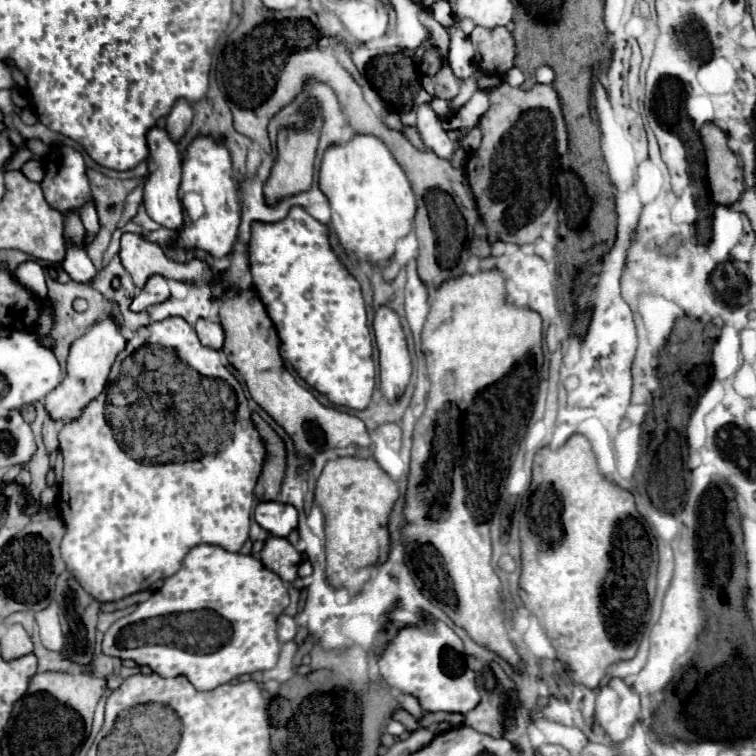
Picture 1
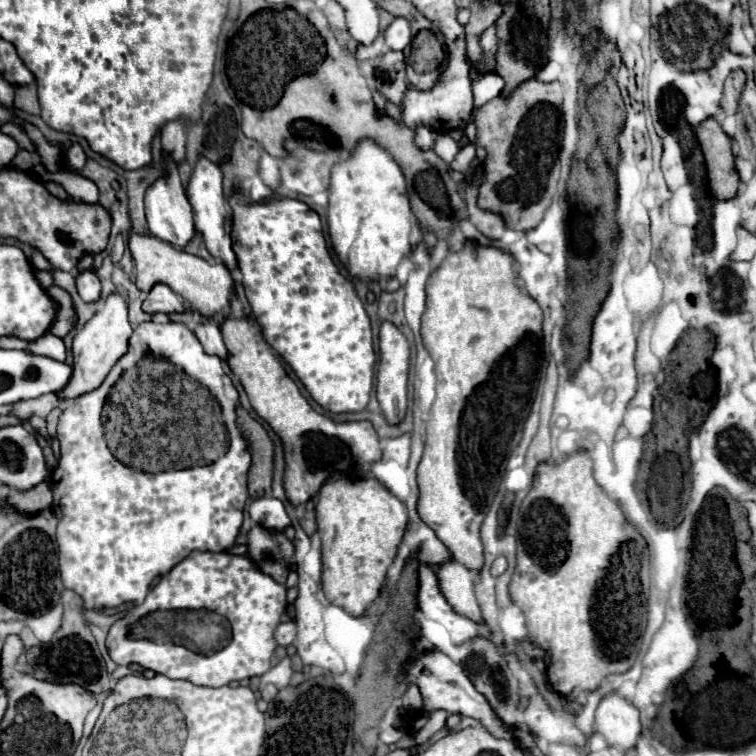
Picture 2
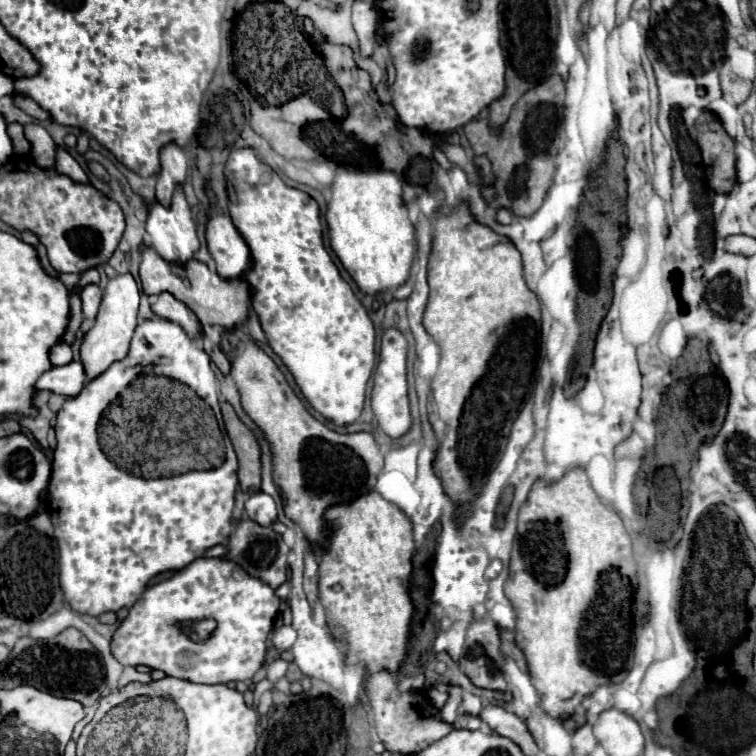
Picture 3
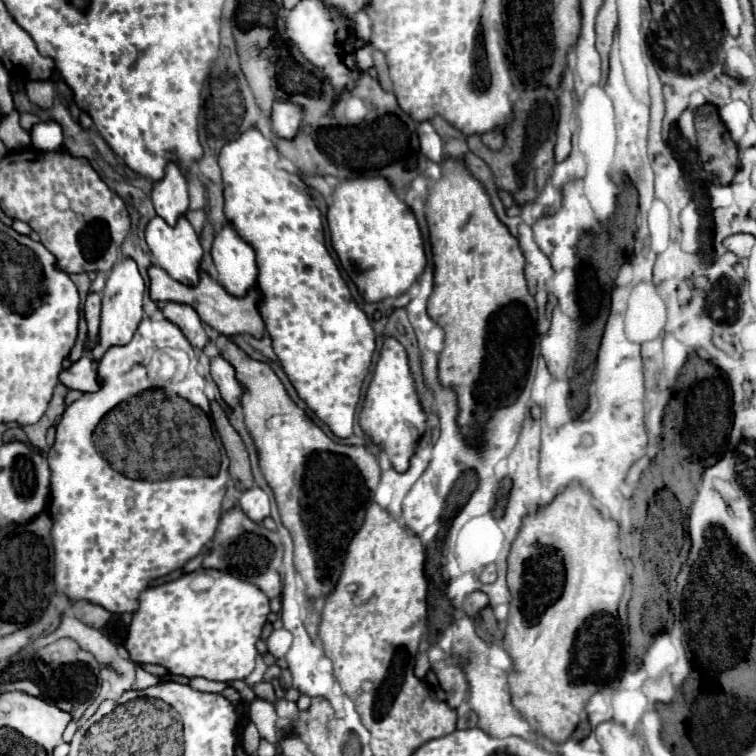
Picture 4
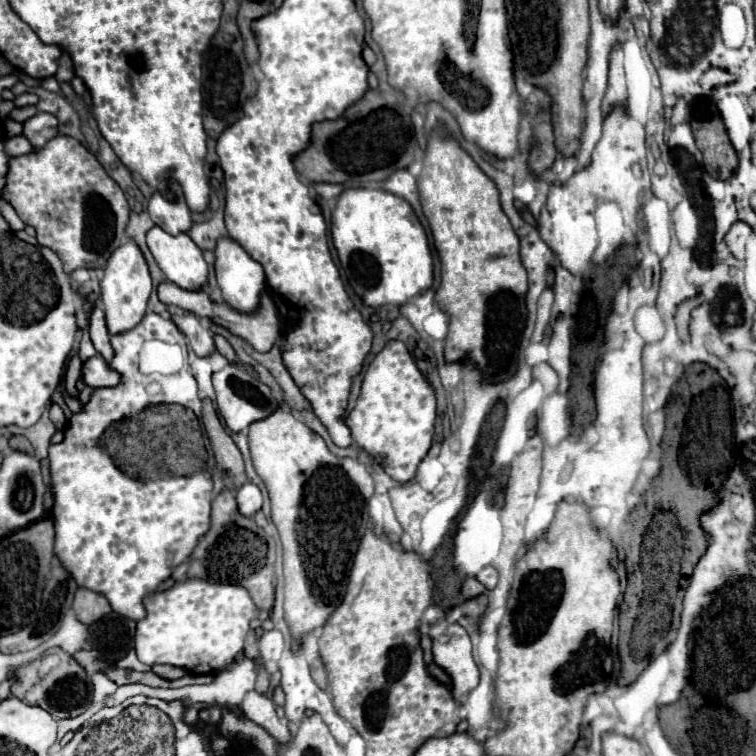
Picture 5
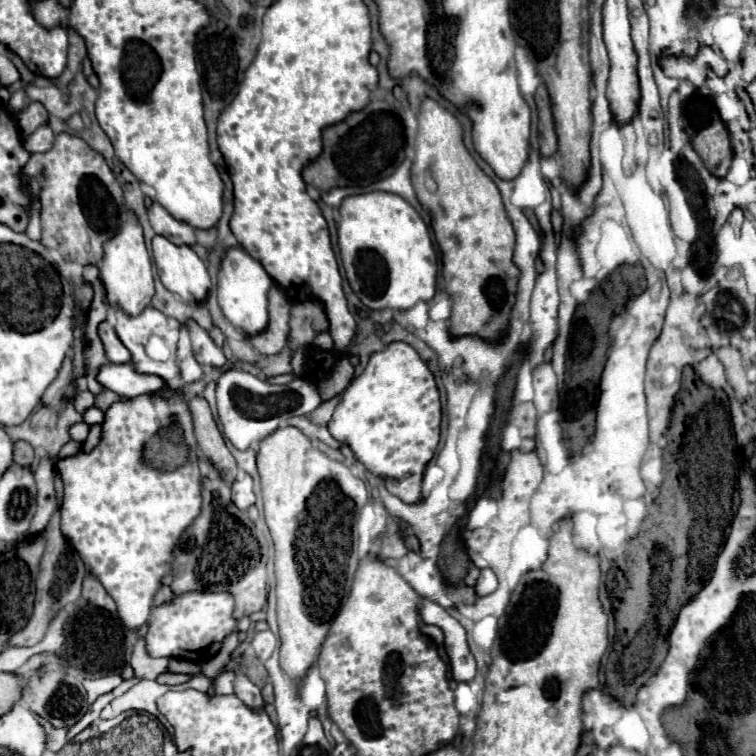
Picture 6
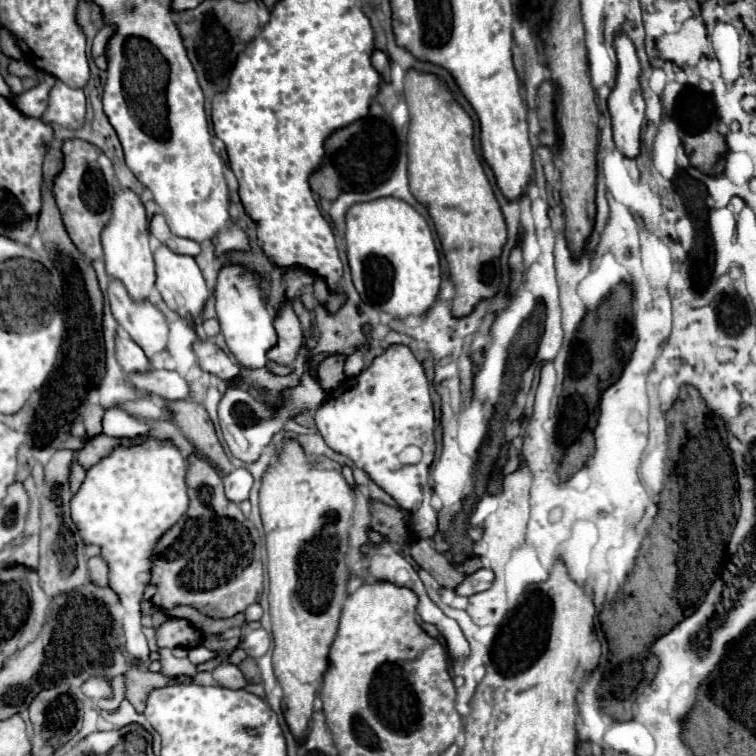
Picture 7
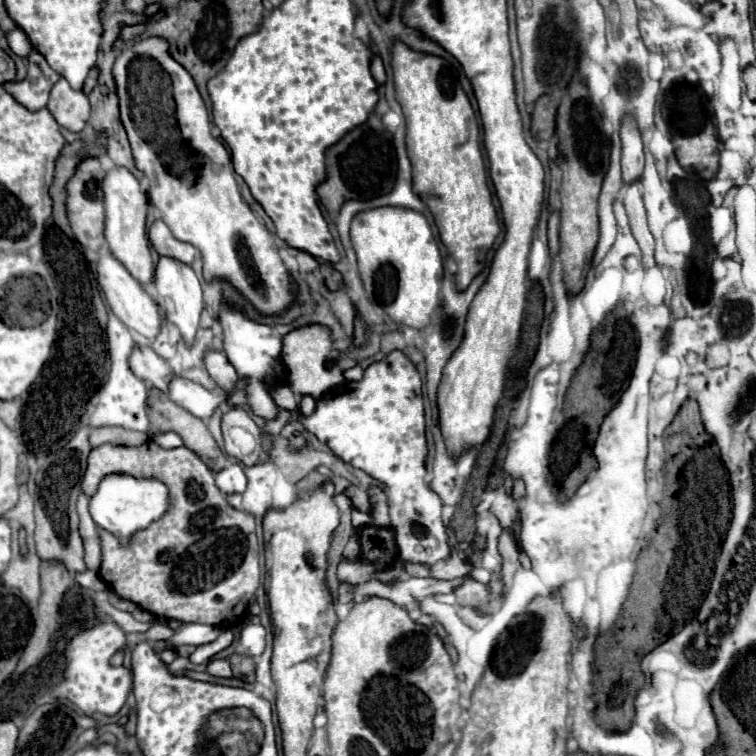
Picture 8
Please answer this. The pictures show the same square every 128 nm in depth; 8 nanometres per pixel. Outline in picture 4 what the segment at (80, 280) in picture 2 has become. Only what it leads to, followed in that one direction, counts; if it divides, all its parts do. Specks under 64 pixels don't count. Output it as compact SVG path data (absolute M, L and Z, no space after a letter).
M88 294L84 304L84 316L88 322L90 340L98 342L98 332L100 332L100 296L98 294Z

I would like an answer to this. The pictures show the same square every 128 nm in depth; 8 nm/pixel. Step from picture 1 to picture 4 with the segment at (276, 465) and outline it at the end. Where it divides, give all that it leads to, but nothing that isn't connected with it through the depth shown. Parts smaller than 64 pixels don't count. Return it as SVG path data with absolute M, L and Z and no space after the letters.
M212 402L210 404L212 408L212 420L214 420L214 426L216 426L216 432L220 434L222 438L222 444L224 444L224 450L230 458L230 478L242 488L242 490L248 490L252 486L252 472L250 472L250 460L248 460L248 452L242 444L242 438L238 436L238 432L230 426L224 410L220 408L218 402Z

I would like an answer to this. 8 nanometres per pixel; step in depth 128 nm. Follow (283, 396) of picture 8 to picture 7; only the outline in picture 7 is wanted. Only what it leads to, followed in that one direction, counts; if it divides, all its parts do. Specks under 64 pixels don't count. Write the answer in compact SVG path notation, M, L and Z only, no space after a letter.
M194 342L194 352L198 356L200 368L204 372L210 372L226 382L238 382L240 378L240 366L236 366L218 346L212 342Z

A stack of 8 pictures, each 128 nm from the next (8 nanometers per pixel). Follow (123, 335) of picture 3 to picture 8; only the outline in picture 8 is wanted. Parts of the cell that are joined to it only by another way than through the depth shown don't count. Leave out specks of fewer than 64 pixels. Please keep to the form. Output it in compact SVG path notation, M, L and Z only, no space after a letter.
M116 166L106 172L104 182L104 208L106 208L106 240L112 250L112 254L128 268L128 272L140 280L142 284L152 282L154 274L154 264L152 264L152 254L150 254L150 242L146 236L146 210L148 210L148 200L146 194L140 190L140 182L134 178L134 174L124 168Z

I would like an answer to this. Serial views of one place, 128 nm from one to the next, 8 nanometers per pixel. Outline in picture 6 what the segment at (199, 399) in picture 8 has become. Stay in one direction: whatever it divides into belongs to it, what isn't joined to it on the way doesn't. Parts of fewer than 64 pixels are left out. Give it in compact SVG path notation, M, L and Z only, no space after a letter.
M106 364L98 374L98 382L116 392L120 398L156 394L166 386L164 378L156 374L140 374L132 368L132 364Z

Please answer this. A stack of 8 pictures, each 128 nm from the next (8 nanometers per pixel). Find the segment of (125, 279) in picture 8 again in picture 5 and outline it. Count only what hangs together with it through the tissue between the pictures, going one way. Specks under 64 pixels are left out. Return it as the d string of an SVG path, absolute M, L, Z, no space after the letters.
M146 312L142 322L134 326L132 330L112 334L110 342L114 346L116 356L112 358L112 368L116 368L124 380L114 388L98 388L90 402L84 406L84 412L74 414L68 422L66 436L62 444L50 446L50 474L52 474L52 494L54 494L54 528L56 528L56 542L54 552L64 560L64 568L76 576L76 582L84 588L90 588L94 592L100 592L108 598L112 604L112 610L128 620L142 620L146 616L144 610L144 596L156 592L158 584L164 582L172 568L182 564L196 546L196 540L208 530L210 520L210 504L212 504L212 473L215 468L214 456L210 454L207 468L202 472L196 472L192 476L174 476L173 478L158 478L156 480L128 478L122 474L114 462L110 462L110 456L102 450L100 438L106 428L116 422L116 418L138 418L146 408L156 404L180 404L184 408L190 408L196 418L200 419L202 400L198 396L198 386L194 376L188 372L188 368L182 368L180 372L172 376L164 374L142 374L138 370L138 354L144 344L144 340L158 338L164 342L180 344L184 346L186 338L178 330L178 326L172 320L162 318L156 312Z

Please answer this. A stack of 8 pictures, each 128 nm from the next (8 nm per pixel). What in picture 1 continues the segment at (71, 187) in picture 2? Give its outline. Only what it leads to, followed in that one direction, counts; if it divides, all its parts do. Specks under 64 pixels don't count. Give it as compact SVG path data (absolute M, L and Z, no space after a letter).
M88 200L88 202L84 204L84 208L78 210L78 214L80 214L80 220L82 220L82 224L84 224L84 228L86 228L86 234L88 234L86 242L90 242L90 240L96 236L96 232L98 232L98 214L96 214L94 200Z

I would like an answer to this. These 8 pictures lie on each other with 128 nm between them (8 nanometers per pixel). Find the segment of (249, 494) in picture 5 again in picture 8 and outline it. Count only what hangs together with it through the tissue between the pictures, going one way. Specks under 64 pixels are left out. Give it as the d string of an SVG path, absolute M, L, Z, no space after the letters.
M232 464L232 466L216 472L214 480L216 480L216 486L224 494L234 494L234 492L242 494L246 490L246 476L244 476L244 470L238 464Z

